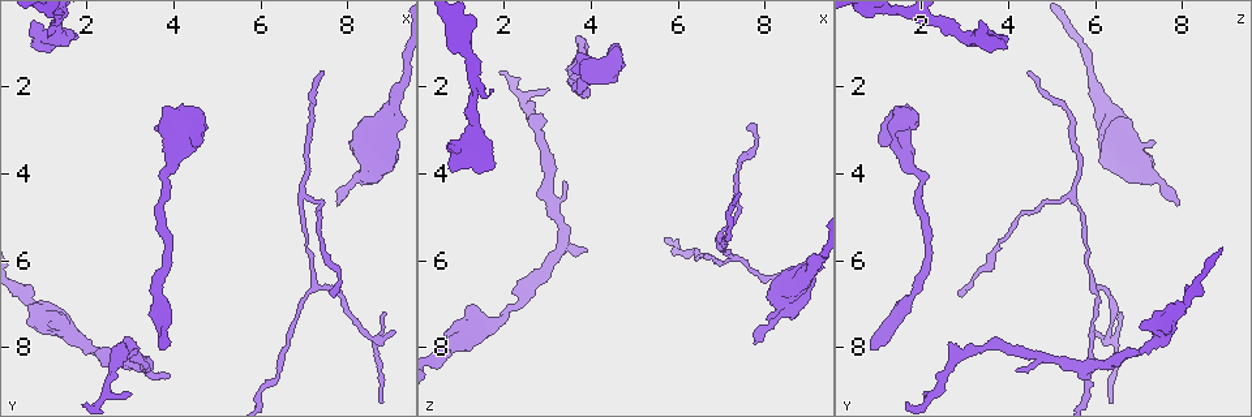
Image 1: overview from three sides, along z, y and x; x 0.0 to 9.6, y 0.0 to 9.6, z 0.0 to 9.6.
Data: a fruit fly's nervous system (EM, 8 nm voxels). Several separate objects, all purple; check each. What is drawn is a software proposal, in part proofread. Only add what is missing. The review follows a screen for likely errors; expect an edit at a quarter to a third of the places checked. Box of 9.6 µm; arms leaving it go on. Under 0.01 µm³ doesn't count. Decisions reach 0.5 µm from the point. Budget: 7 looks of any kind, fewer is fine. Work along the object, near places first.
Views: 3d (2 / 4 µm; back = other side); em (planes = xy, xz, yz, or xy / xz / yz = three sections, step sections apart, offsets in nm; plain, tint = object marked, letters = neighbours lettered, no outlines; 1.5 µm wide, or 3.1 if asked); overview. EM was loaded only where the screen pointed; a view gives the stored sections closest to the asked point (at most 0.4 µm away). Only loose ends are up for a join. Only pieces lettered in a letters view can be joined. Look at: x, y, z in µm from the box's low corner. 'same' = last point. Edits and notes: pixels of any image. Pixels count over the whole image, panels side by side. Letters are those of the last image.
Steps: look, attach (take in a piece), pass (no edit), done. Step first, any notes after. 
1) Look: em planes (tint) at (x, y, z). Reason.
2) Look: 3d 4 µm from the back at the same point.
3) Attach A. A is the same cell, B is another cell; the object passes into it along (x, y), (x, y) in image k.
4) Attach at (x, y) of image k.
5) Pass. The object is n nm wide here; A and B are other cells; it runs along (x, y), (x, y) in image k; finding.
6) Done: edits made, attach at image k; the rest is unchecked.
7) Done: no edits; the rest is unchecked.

Look: em yz step 8 (letters) at (3.65, 8.05, 0.85). Long arm stops here.

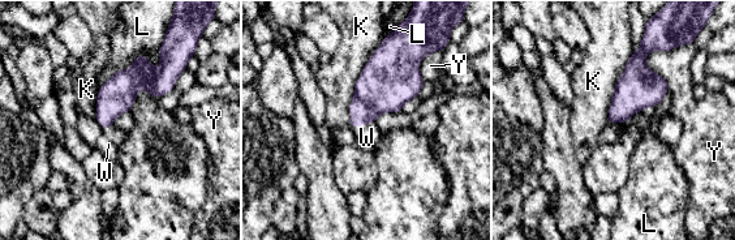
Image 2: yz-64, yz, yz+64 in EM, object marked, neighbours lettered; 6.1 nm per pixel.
Look: em planes (letters) at the same point. Another direction.

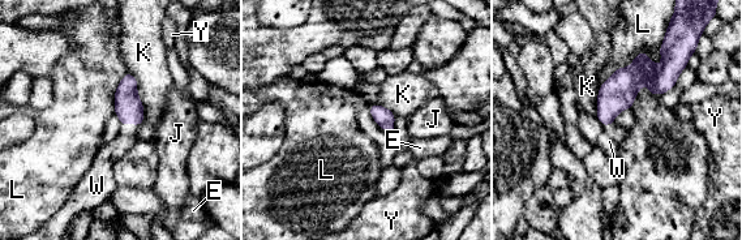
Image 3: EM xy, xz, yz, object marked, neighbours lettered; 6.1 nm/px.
Attach W. W is the same cell, E, J, K, L and Y are other cells; the object passes into it along (128, 106), (129, 121), (110, 153) in image 3; it goes on there.

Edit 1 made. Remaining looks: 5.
Look: em xy step 8 (tint) at (7.35, 1.65, 4.45).

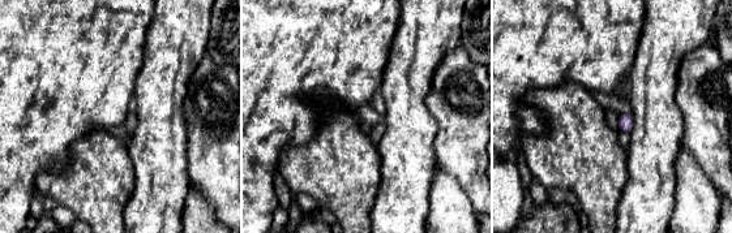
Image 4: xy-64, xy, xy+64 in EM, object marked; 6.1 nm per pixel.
Look: em planes (letters) at the same point.

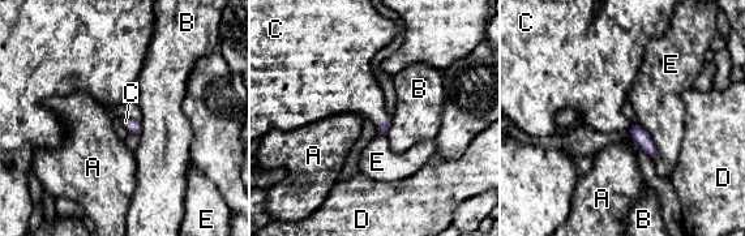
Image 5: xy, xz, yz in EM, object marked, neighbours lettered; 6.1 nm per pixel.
Attach C. The object is 70 nm wide here; the longest contact is with E, 260 nm; C is the same cell, A, B, D and E are other cells; the neuron continues.

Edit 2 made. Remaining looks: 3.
Look: em planes (tint) at (7.80, 4.75, 7.95). Branch stops here.

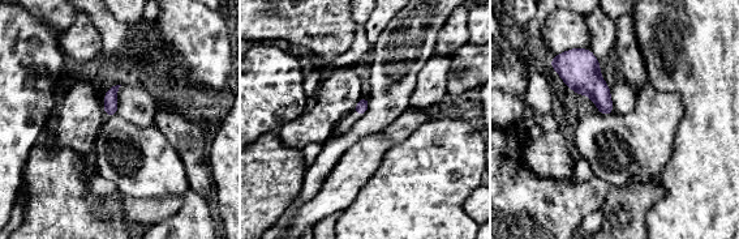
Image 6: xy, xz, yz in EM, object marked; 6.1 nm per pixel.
Look: em planes (letters) at the same point.

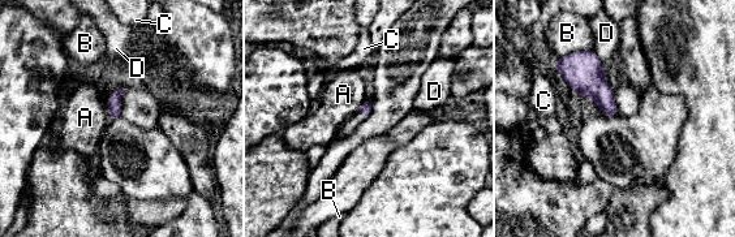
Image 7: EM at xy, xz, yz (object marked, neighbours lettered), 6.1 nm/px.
Pass. A, B, C and D are other cells; a border runs along (366, 99), (357, 111) in image 7; no lettered piece goes on from it.

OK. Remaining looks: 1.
Done: edits made, attach at image 3, attach at image 5; the rest is unchecked.

